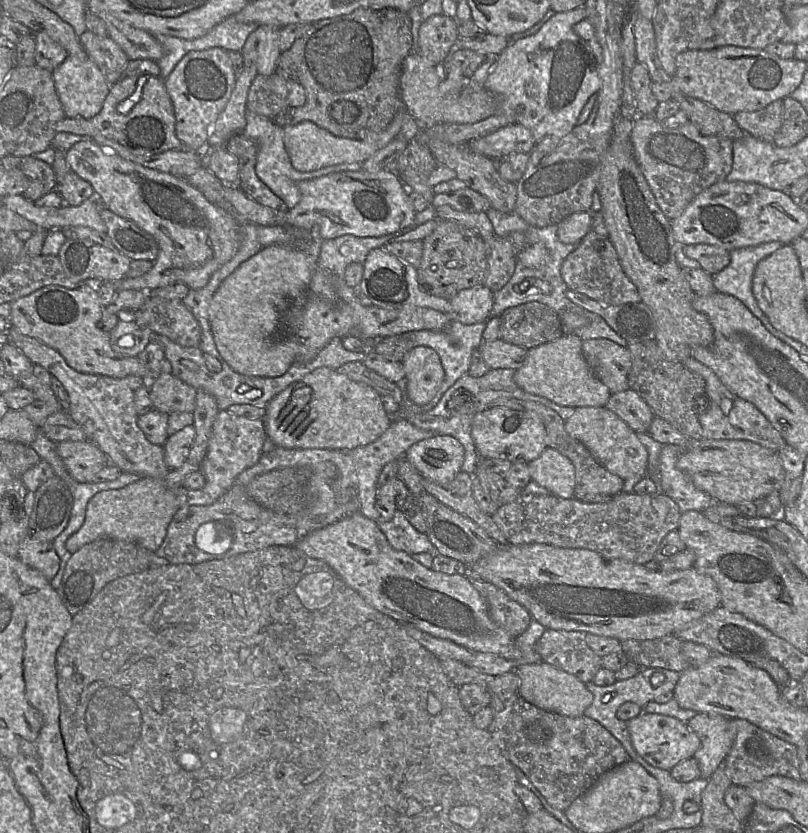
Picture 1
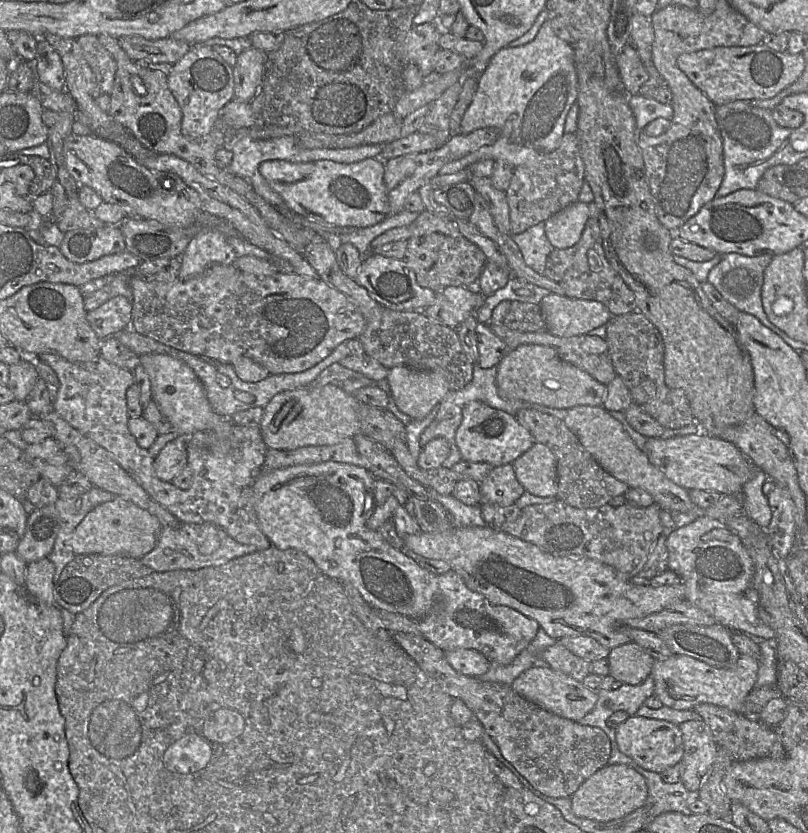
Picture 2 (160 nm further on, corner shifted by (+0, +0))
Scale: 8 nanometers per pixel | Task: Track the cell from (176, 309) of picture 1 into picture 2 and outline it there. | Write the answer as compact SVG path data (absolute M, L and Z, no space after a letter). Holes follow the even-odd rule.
M216 263L210 265L202 274L188 280L178 279L174 282L163 283L144 282L137 277L131 277L129 285L133 295L131 329L136 333L176 350L193 354L203 359L209 359L209 361L231 364L237 358L245 356L266 368L270 375L301 373L314 367L329 356L341 343L348 342L351 339L358 339L366 326L362 313L346 295L319 277L310 278L296 273L278 272L271 276L257 276L242 272L232 264L223 265Z

